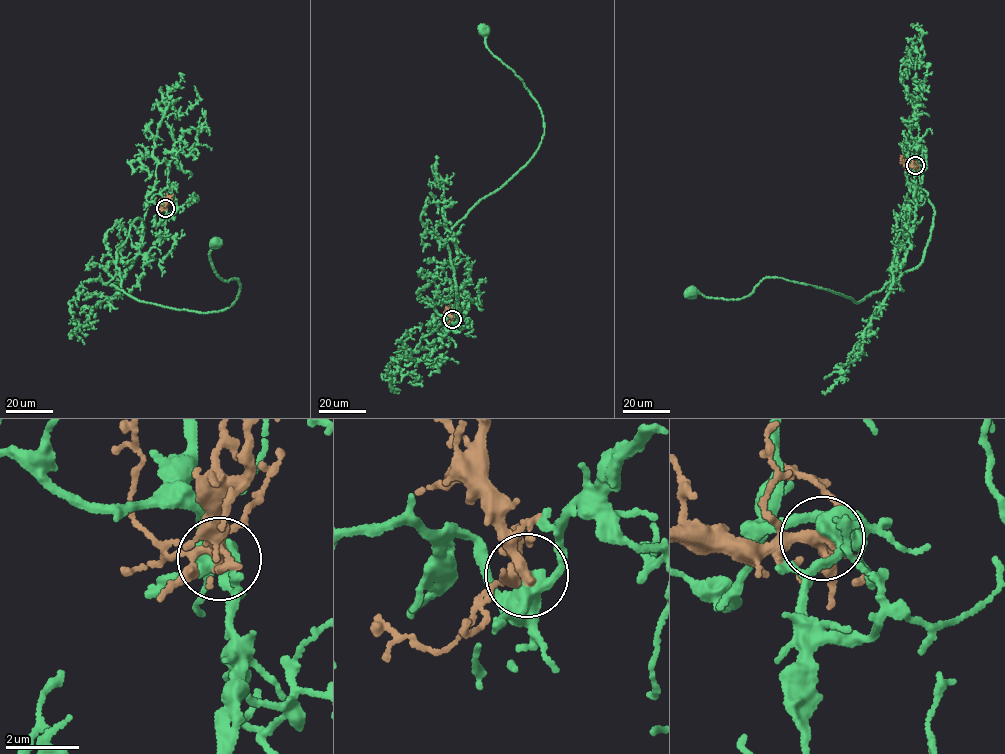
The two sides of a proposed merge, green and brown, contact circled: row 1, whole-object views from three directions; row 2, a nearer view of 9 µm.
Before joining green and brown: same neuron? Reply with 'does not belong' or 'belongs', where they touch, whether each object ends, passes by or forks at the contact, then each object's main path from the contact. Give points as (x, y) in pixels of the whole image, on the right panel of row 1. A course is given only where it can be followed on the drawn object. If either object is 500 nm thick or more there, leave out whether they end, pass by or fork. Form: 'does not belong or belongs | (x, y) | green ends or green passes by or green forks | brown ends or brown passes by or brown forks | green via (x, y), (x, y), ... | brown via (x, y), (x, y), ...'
does not belong | (915, 165) | green forks | brown forks | green via (915, 165), (931, 234), (922, 262), (879, 291), (855, 302), (777, 277), (739, 299), (690, 292) | brown via (915, 166), (903, 164), (903, 156)

